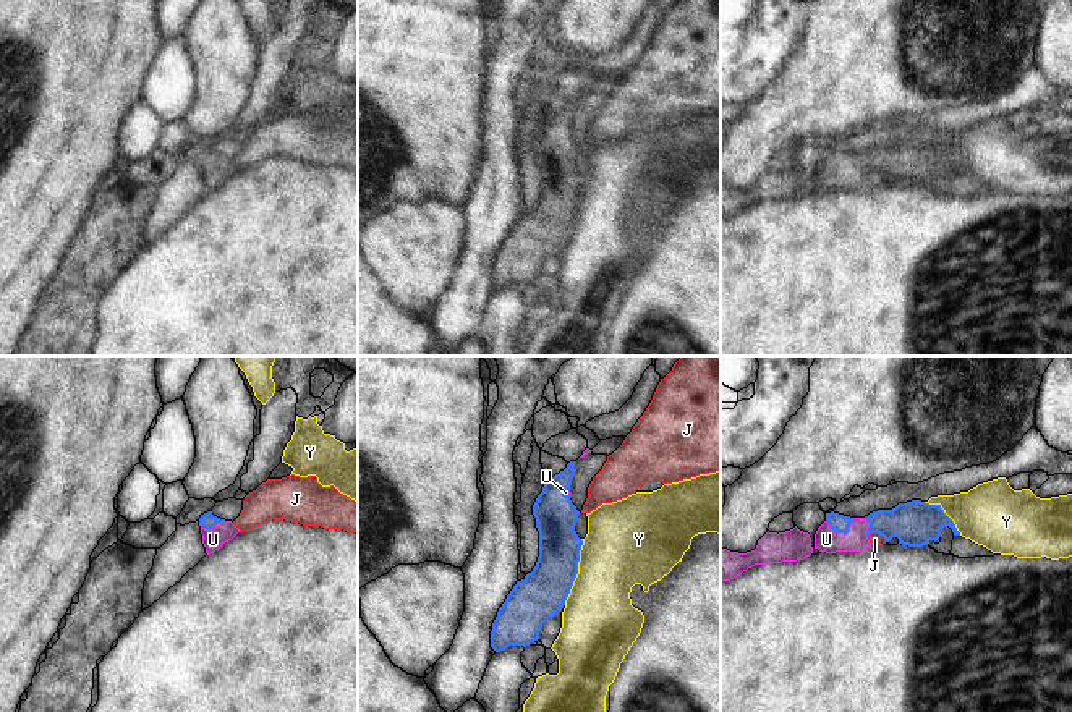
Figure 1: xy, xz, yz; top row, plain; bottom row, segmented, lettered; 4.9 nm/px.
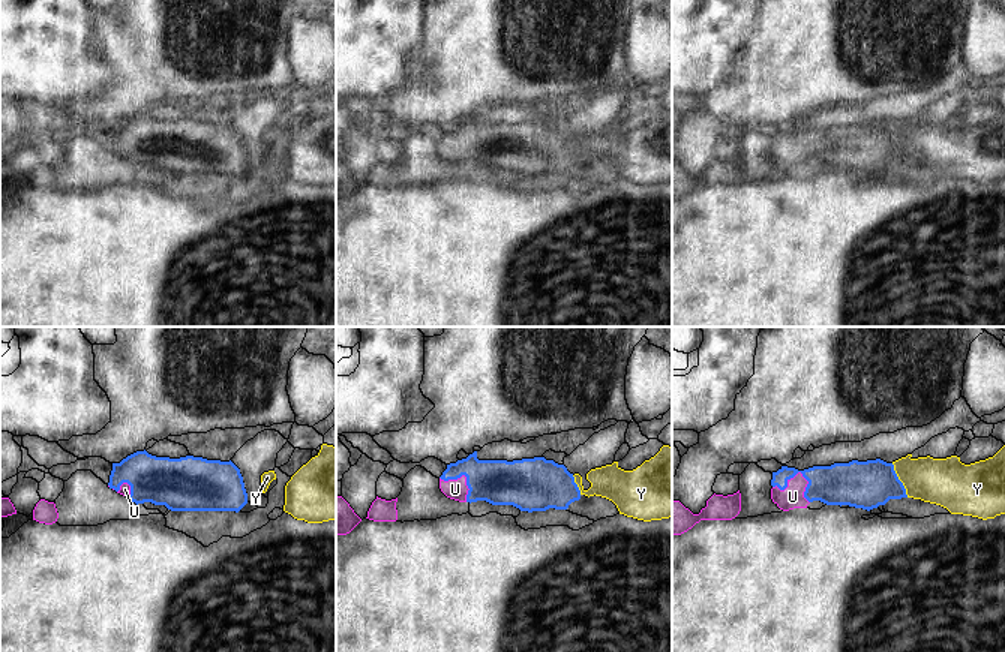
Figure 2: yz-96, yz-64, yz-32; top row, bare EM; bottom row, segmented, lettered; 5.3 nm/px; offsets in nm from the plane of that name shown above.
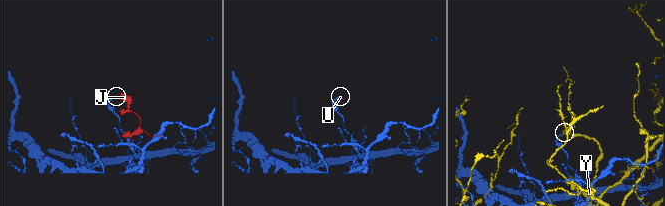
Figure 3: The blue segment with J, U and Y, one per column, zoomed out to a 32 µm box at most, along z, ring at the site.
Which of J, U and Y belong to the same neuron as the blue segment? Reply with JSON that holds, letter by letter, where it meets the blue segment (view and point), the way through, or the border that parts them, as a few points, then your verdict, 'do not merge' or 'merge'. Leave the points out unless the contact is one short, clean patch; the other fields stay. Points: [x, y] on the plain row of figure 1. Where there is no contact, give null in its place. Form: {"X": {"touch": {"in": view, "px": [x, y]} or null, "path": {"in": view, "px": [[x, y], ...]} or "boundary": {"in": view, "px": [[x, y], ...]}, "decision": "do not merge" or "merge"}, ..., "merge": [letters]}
{"J": {"touch": {"in": "yz", "px": [878, 170]}, "boundary": {"in": "yz", "px": [[868, 172], [878, 170], [886, 178]]}, "decision": "do not merge"}, "U": {"touch": {"in": "yz", "px": [842, 169]}, "path": {"in": "yz", "px": [[836, 159], [842, 169], [826, 177]]}, "decision": "merge"}, "Y": {"touch": {"in": "xz", "px": [577, 209]}, "boundary": {"in": "xz", "px": [[582, 177], [577, 214], [564, 241]]}, "decision": "do not merge"}, "merge": ["U"]}

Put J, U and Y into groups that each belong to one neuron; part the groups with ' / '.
J / U / Y

